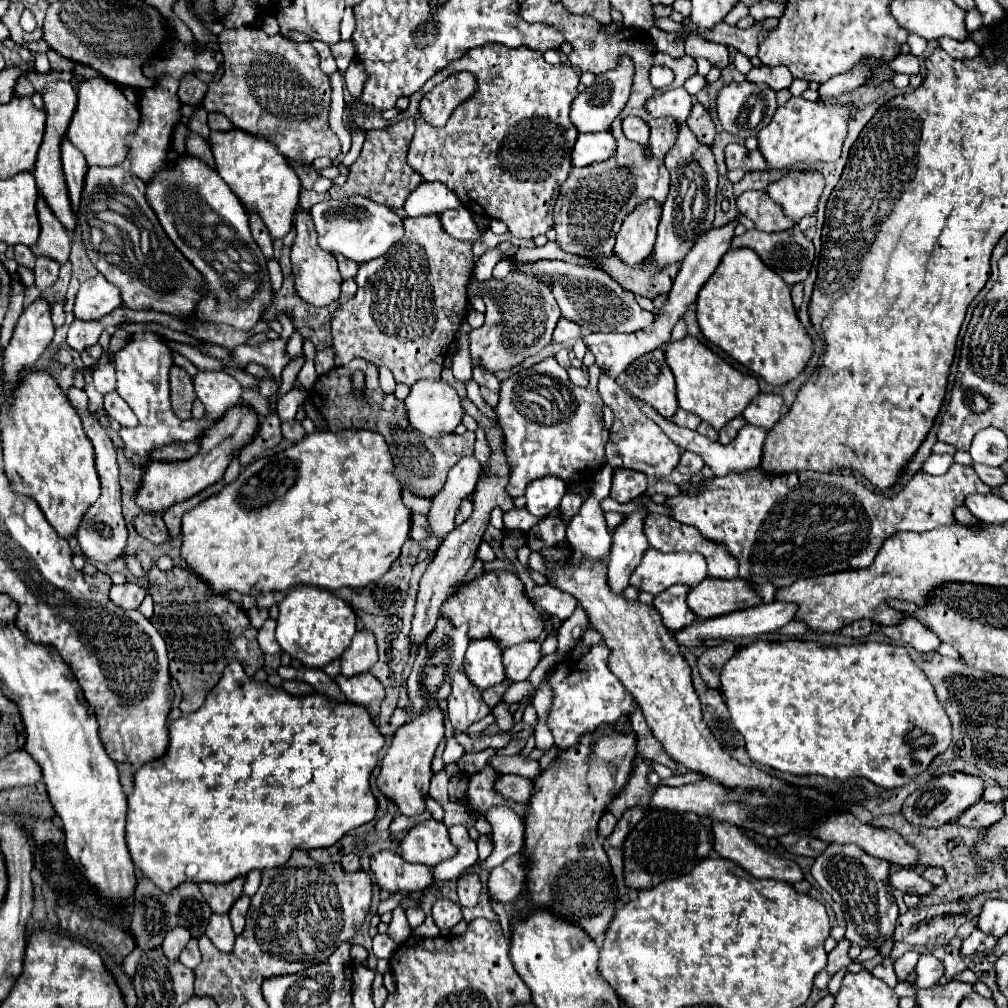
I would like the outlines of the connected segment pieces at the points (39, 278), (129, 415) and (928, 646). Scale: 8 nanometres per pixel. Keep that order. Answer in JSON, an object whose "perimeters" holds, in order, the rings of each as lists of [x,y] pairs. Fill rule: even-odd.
{"perimeters":[[[[39,256],[37,258],[37,266],[33,268],[33,272],[35,272],[35,286],[37,286],[37,290],[45,290],[51,284],[55,284],[55,280],[59,276],[59,264],[53,262],[51,258]]],[[[109,392],[103,396],[103,404],[105,404],[105,412],[115,418],[121,426],[133,428],[137,426],[137,416],[133,414],[133,410],[129,408],[129,404],[117,394],[117,392]]],[[[905,616],[899,624],[881,626],[879,630],[895,642],[901,640],[905,644],[911,644],[919,652],[935,652],[939,646],[939,638],[929,628],[925,628],[925,624],[917,622],[913,616]]]]}

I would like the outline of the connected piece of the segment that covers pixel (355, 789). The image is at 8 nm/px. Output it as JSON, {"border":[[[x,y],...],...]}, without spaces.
{"border":[[[233,662],[223,670],[221,680],[209,692],[205,704],[189,716],[181,716],[169,724],[169,746],[161,758],[155,758],[143,764],[135,772],[135,790],[129,794],[129,818],[127,818],[127,846],[137,868],[157,886],[161,892],[169,894],[181,882],[211,882],[227,884],[239,876],[247,876],[251,870],[265,870],[283,866],[293,850],[311,850],[311,848],[329,848],[341,836],[355,830],[357,826],[371,822],[377,814],[377,800],[369,790],[369,776],[379,762],[379,750],[385,746],[385,736],[373,724],[365,708],[357,704],[333,704],[333,700],[323,698],[321,694],[309,694],[303,698],[289,696],[283,688],[273,688],[267,682],[255,682],[243,672],[241,662]]]}

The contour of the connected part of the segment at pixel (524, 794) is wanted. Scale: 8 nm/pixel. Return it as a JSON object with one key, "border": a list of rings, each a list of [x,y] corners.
{"border":[[[501,774],[495,780],[493,790],[497,794],[501,794],[503,798],[507,798],[507,800],[513,800],[513,802],[519,802],[519,804],[527,804],[529,802],[529,796],[531,796],[531,790],[533,790],[533,782],[531,780],[525,780],[521,776]]]}

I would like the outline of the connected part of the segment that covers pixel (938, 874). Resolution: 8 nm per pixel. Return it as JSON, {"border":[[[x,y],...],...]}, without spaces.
{"border":[[[927,868],[927,870],[923,872],[923,878],[925,878],[927,882],[931,882],[933,886],[939,886],[939,884],[945,882],[945,872],[943,872],[943,868]]]}

